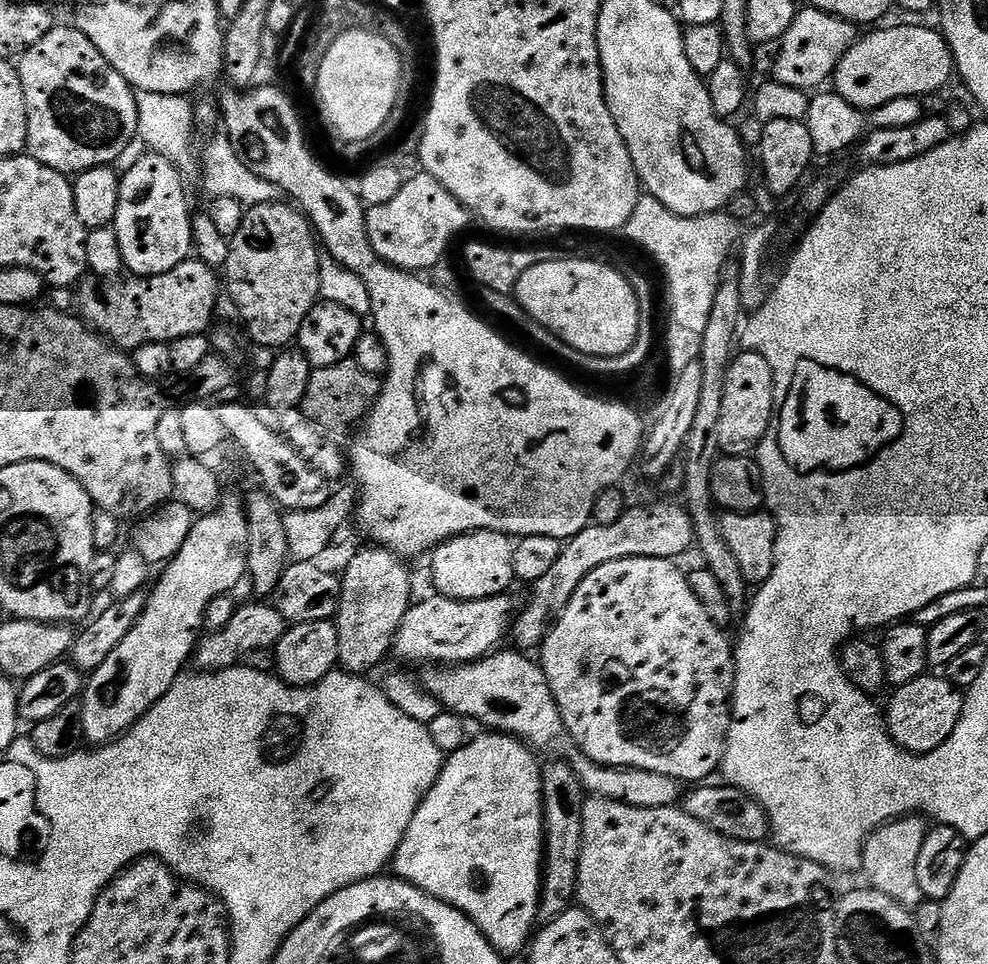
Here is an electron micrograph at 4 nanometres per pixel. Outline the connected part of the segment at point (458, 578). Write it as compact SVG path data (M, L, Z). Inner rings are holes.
M464 532L460 536L451 536L443 540L437 548L432 549L432 584L439 595L451 600L481 600L491 596L502 596L509 591L508 587L514 584L516 575L512 566L512 545L509 537L501 532Z

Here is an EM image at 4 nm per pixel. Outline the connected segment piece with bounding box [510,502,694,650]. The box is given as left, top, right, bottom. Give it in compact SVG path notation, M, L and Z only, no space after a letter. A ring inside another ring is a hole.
M683 503L648 504L645 508L629 507L618 518L618 522L610 522L610 526L598 526L589 523L587 528L573 536L560 549L558 562L542 578L531 585L528 605L515 613L510 624L510 640L517 649L539 649L548 635L561 608L565 608L574 594L574 590L598 566L606 566L606 562L618 562L626 558L658 558L675 561L689 547L693 547L693 524Z

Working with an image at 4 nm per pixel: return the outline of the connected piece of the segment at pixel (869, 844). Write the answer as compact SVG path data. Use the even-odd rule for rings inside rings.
M909 814L877 828L869 836L861 853L861 869L868 878L869 887L886 894L911 912L924 901L921 888L918 886L916 866L927 833L927 821L918 814Z

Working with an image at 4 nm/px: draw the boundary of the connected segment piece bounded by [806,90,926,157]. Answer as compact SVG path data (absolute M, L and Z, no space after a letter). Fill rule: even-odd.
M835 90L823 92L816 94L821 94L821 96L813 95L809 99L808 115L806 117L806 123L810 130L812 151L817 157L836 156L839 152L846 151L856 139L859 141L869 129L885 128L886 130L898 130L906 126L914 126L919 120L924 119L926 115L926 109L920 105L923 103L914 96L894 98L894 102L886 102L882 106L867 112L851 105Z

